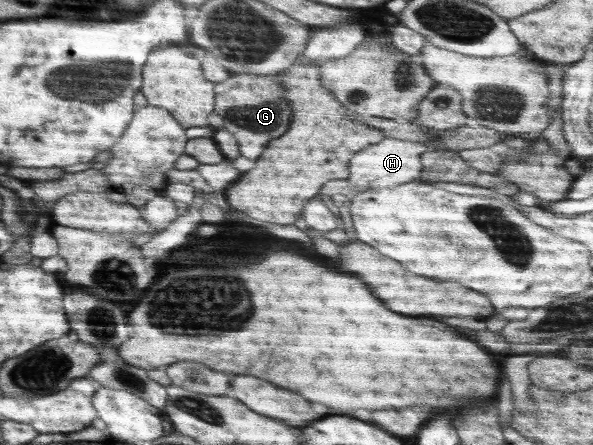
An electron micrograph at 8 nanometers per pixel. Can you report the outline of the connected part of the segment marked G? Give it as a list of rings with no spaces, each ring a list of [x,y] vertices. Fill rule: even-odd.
[[[231,74],[230,78],[215,83],[215,91],[214,112],[223,118],[225,129],[235,136],[240,156],[258,160],[266,145],[287,131],[293,112],[288,108],[285,88],[278,75]]]

